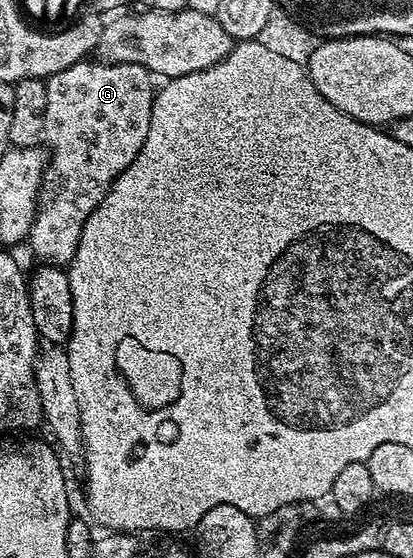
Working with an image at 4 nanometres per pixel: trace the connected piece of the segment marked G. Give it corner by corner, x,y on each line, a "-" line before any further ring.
85,59
78,61
74,66
64,67
64,71
56,71
50,77
45,78
46,90
48,91
48,104
44,110
44,127
42,128
42,141
48,150
48,165
52,170
52,177
58,181
54,181
45,186
44,192
38,198
38,214
34,217
34,222
30,228
28,238
28,246
39,258
39,262
47,265
57,265
59,267
69,266
71,259
74,258
74,249
78,245
78,237
82,234
84,223
88,219
88,215
97,207
99,201
106,195
107,189
113,185
116,178
123,173
132,163
132,159
136,159
136,155
140,155
140,147
144,147
144,139
148,135
148,127
152,119
152,103
154,102
154,94
156,92
155,78
149,69
145,69
142,65
136,63
103,63
98,59

